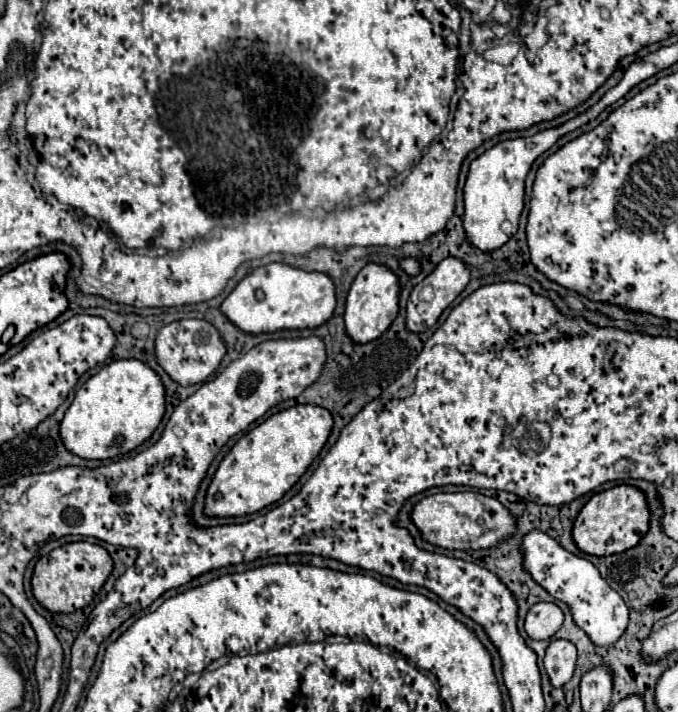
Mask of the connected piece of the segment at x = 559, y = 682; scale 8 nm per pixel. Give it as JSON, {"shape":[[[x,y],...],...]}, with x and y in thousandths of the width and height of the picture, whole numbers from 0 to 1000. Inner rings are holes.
{"shape":[[[813,900],[804,923],[801,923],[801,940],[813,956],[816,965],[830,965],[845,942],[848,942],[848,928],[851,928],[851,912],[839,900]]]}

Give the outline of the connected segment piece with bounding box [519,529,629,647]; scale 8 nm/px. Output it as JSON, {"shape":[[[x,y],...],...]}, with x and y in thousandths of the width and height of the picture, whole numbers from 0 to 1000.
{"shape":[[[786,743],[771,751],[768,768],[771,799],[819,841],[839,850],[845,872],[857,881],[878,909],[904,906],[922,886],[928,872],[928,858],[910,830],[904,830],[895,816],[883,808],[881,796],[860,782],[851,782],[833,774],[819,757],[804,751],[795,743]]]}

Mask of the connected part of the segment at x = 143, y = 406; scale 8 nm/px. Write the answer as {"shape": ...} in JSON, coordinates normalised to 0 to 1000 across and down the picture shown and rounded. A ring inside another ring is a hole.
{"shape":[[[202,504],[167,507],[131,529],[111,552],[90,591],[90,619],[119,645],[167,645],[202,631],[223,614],[243,580],[235,527]]]}

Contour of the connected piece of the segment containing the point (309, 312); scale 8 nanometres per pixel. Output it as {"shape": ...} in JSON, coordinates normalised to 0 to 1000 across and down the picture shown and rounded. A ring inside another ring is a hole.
{"shape":[[[400,369],[367,383],[326,426],[326,440],[358,468],[385,471],[432,462],[465,462],[494,434],[494,403],[479,383],[450,383],[417,369]],[[382,412],[388,417],[382,417]]]}

